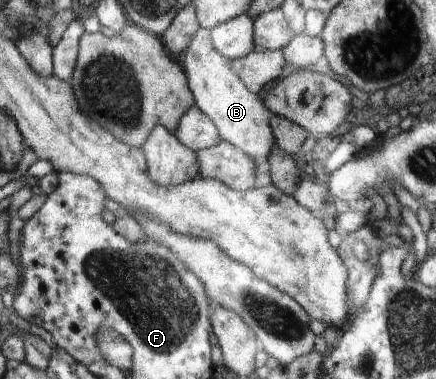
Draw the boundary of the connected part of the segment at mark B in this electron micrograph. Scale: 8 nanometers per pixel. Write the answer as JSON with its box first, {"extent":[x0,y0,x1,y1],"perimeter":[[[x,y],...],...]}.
{"extent":[184,28,275,169],"perimeter":[[[199,28],[192,37],[184,59],[188,84],[195,99],[194,105],[210,119],[221,141],[230,143],[239,151],[250,155],[264,169],[275,139],[271,131],[270,111],[256,95],[248,91],[247,85],[239,79],[235,70],[231,69],[230,61],[215,51],[210,40],[211,31]]]}

